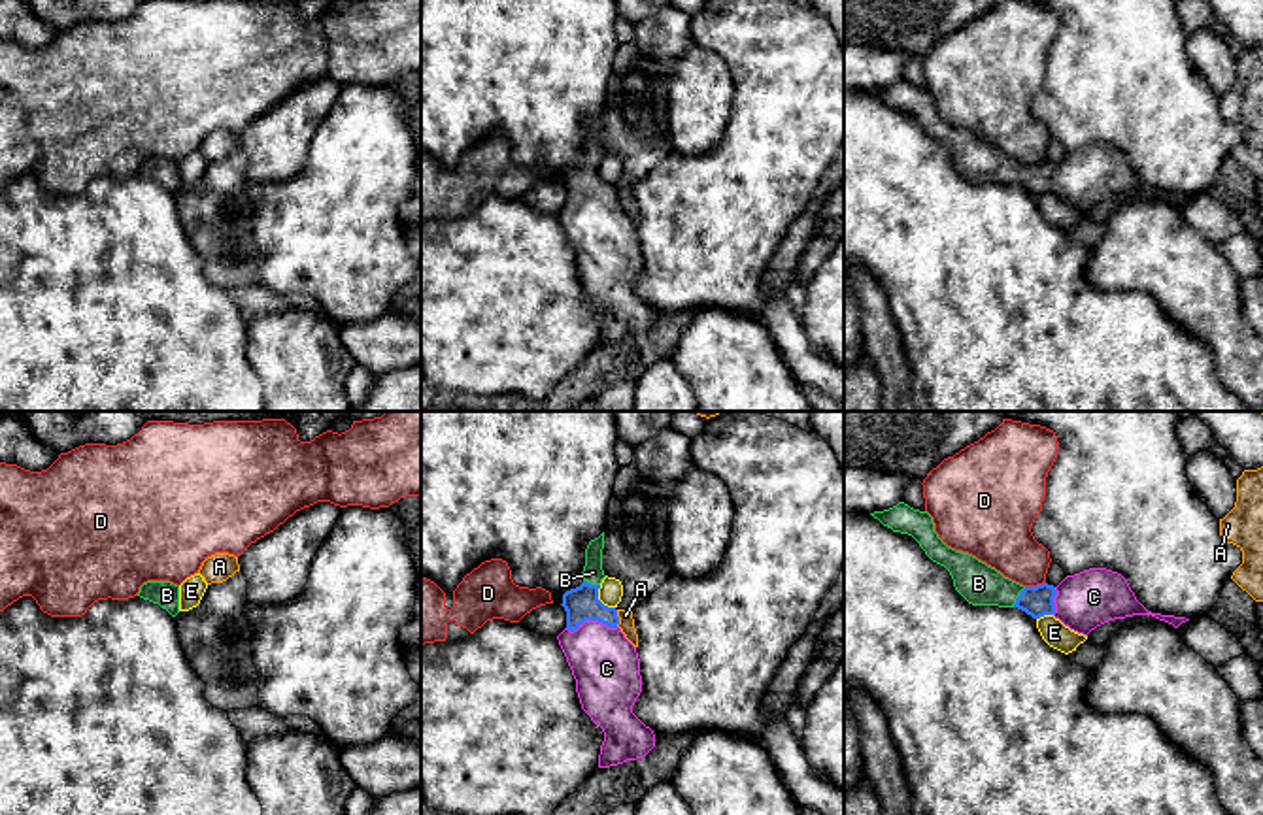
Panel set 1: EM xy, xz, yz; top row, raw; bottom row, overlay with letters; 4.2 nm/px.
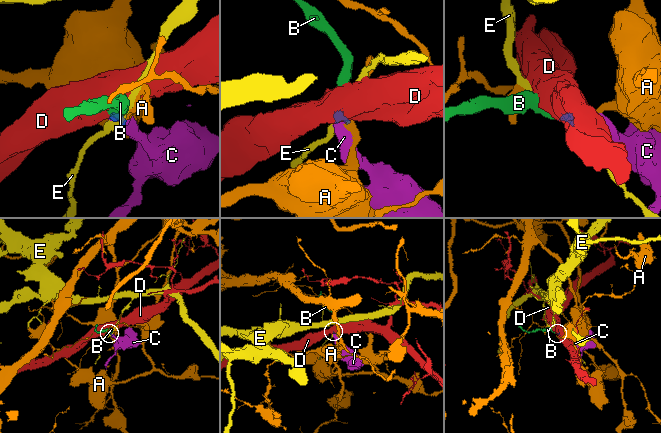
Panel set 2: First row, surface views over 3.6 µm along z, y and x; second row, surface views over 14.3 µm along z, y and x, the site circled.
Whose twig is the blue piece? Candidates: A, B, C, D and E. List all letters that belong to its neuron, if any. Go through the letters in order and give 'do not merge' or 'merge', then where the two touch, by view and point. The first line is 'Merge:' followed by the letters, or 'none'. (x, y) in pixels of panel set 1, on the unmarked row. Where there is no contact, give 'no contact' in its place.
Merge: B, C
A: do not merge; meets blue in xz at (618, 195)
B: merge; meets blue in yz at (1018, 174)
C: merge; meets blue in xz at (591, 197)
D: do not merge; meets blue in yz at (1037, 163)
E: do not merge; meets blue in xz at (599, 178)

